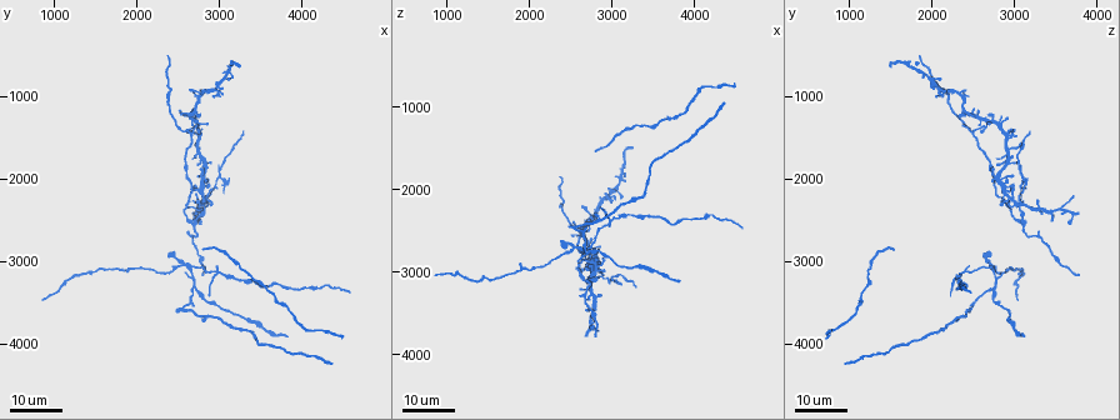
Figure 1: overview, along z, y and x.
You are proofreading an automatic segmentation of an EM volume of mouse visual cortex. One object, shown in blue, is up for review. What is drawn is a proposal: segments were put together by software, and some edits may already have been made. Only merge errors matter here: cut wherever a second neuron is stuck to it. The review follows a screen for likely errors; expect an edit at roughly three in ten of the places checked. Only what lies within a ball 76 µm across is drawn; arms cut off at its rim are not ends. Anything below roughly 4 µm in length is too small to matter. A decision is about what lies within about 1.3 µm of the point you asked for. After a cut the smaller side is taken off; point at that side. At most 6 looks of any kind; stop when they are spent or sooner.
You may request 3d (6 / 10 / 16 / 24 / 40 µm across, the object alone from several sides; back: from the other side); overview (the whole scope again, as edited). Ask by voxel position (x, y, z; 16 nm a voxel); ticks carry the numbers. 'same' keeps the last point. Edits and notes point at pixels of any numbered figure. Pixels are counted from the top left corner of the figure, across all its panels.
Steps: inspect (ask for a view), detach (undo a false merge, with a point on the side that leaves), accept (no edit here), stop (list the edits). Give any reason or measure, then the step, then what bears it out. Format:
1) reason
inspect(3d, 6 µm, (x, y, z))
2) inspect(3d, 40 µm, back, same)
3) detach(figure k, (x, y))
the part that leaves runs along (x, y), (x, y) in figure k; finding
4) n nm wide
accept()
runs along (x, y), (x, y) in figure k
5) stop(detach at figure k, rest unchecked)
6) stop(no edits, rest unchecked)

inspect(3d, 16 µm, (2750, 2500, 3100))

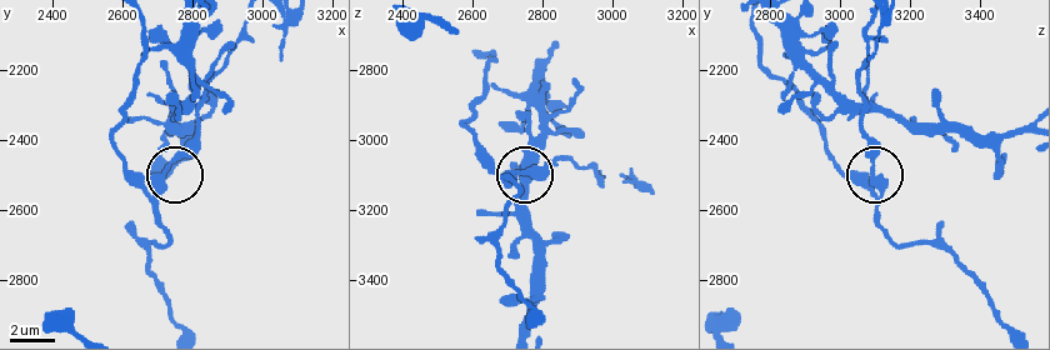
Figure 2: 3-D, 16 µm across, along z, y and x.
inspect(3d, 6 µm, (2700, 2510, 3100))

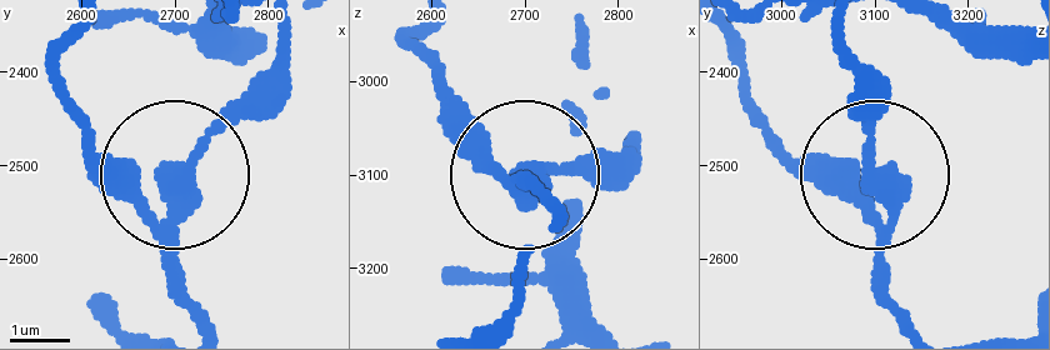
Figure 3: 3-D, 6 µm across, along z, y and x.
340 nm wide
detach(figure 3, (206, 139))
a second neuron is stuck on

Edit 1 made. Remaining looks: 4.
inspect(overview)

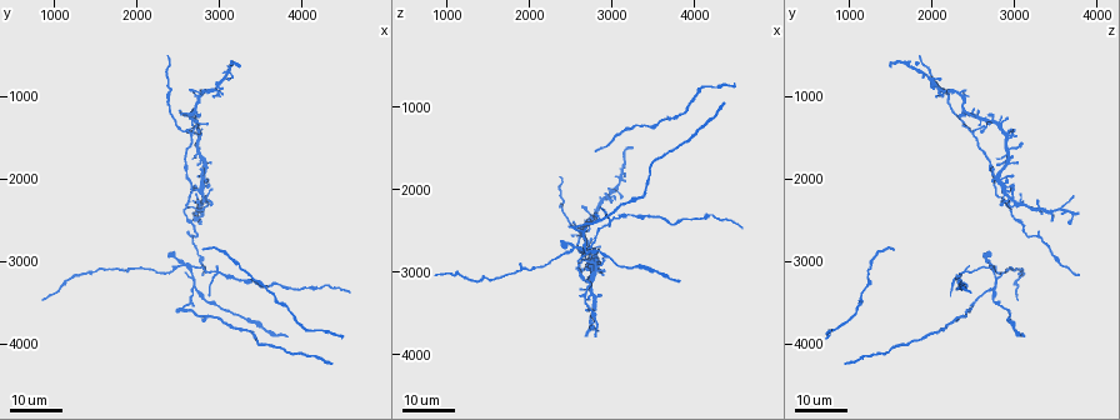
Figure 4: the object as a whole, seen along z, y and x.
looks like a crossing
inspect(3d, 24 µm, (3000, 3150, 2400))

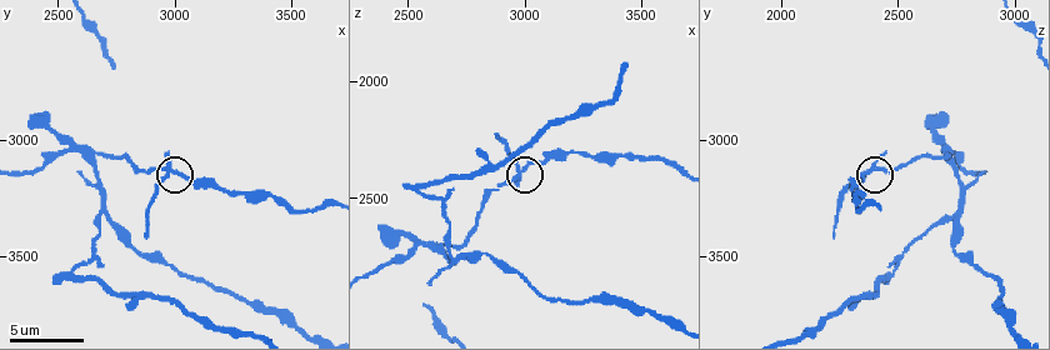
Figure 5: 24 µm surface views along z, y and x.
inspect(3d, 10 µm, (2990, 3150, 2360))

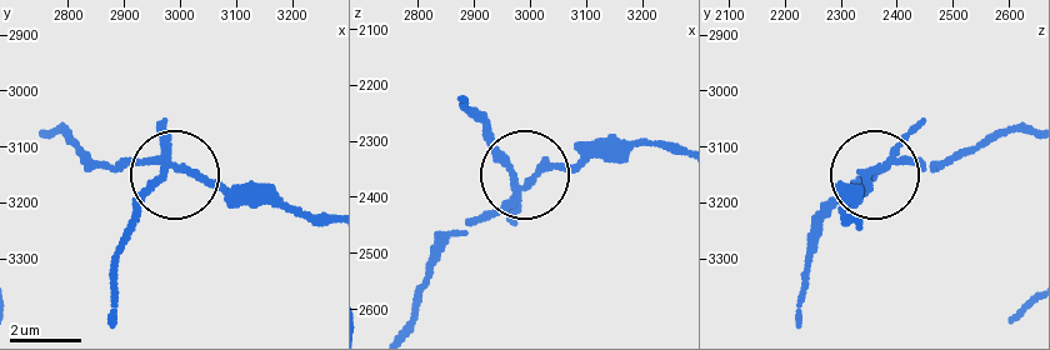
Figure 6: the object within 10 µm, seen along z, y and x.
4 arms
detach(figure 6, (143, 194))
the part that leaves runs along (164, 164), (124, 236), (110, 323) in figure 6; a second neuron is stuck on

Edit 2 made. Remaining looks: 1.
stop(detach at figure 3, detach at figure 6, rest unchecked)

